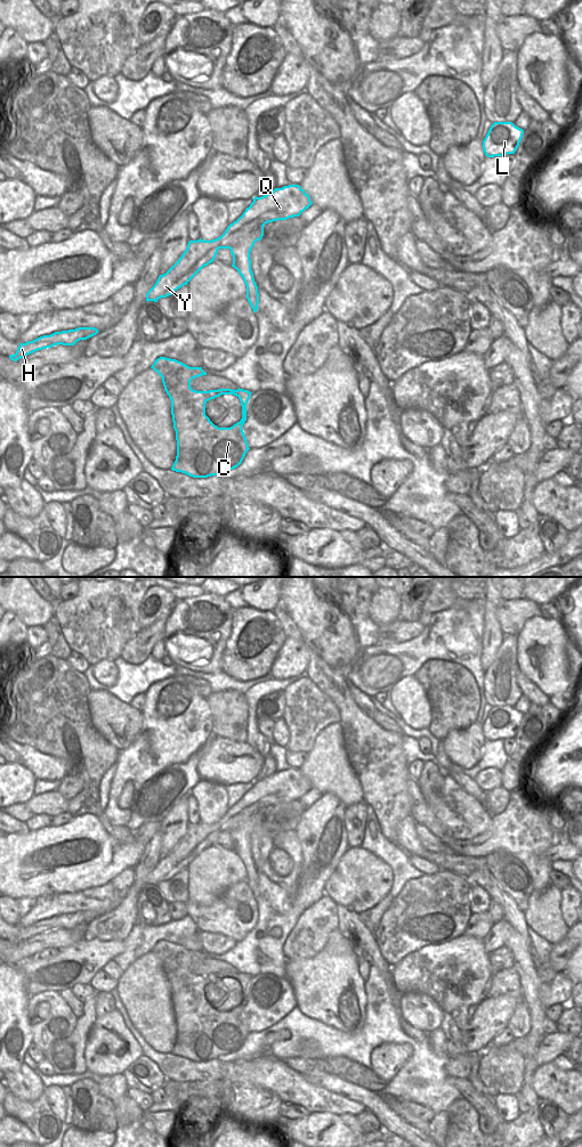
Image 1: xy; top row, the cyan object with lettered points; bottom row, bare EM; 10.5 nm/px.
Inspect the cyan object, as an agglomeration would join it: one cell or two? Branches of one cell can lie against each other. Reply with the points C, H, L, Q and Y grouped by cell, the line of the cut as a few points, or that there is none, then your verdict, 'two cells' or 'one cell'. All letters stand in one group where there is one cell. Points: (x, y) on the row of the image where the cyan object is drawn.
C / H L Q Y; cut in xy along (263, 228), (247, 230), (229, 249); two cells

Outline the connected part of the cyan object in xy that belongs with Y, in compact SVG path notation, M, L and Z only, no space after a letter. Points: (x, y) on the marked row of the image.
M299 185L275 188L273 192L254 197L249 208L225 233L212 241L189 241L179 260L147 292L146 301L157 302L171 295L205 266L213 262L219 249L231 249L242 235L251 229L264 229L268 222L299 217L312 205L308 194Z

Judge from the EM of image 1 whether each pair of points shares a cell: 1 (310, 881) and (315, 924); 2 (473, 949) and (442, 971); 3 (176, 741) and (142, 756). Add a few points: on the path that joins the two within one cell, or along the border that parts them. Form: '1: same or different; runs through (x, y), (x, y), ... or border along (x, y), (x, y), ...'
1: different; border along (324, 894), (301, 913)
2: same; runs through (465, 957), (461, 960), (447, 964)
3: same; runs through (168, 741), (162, 741), (150, 754)

